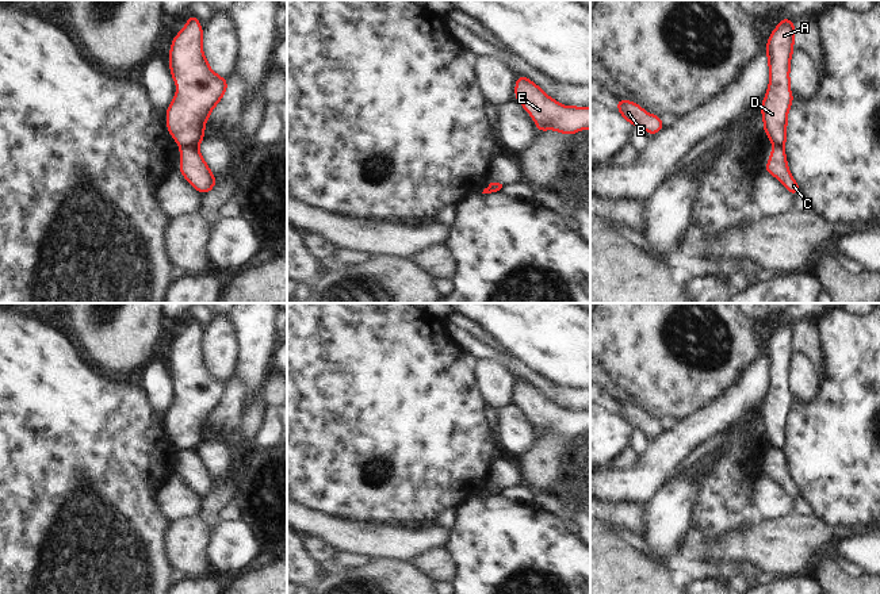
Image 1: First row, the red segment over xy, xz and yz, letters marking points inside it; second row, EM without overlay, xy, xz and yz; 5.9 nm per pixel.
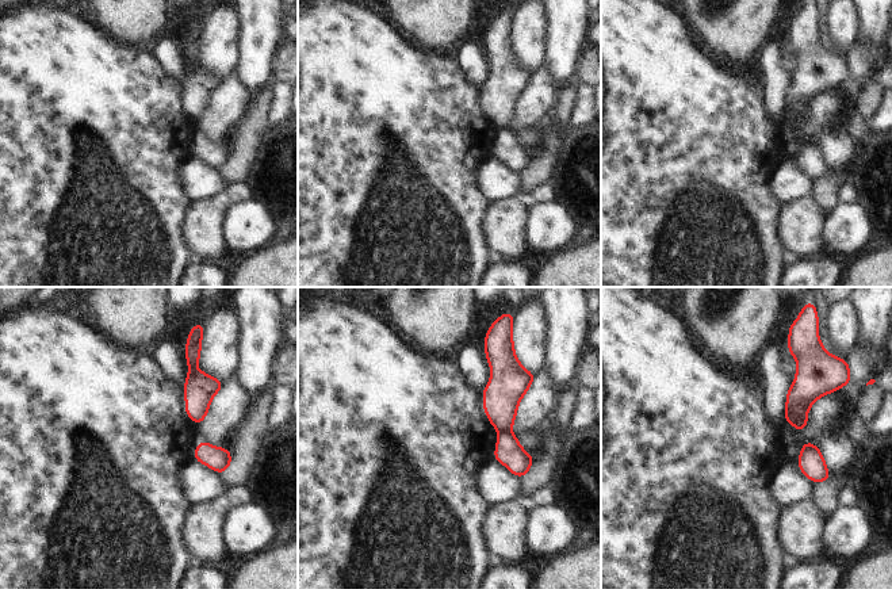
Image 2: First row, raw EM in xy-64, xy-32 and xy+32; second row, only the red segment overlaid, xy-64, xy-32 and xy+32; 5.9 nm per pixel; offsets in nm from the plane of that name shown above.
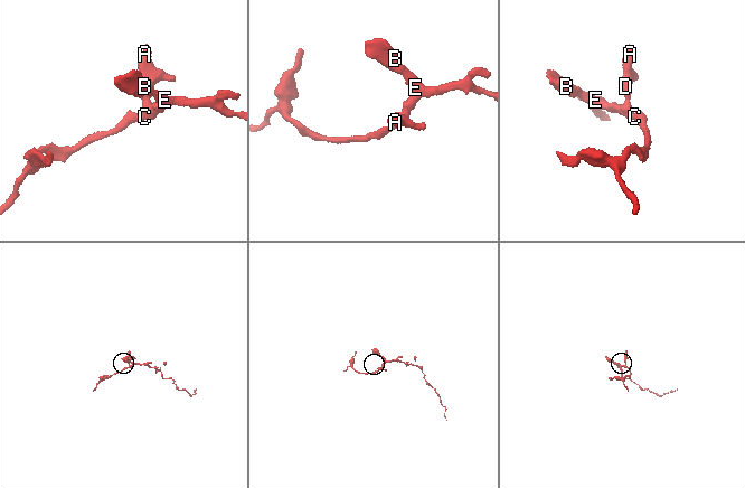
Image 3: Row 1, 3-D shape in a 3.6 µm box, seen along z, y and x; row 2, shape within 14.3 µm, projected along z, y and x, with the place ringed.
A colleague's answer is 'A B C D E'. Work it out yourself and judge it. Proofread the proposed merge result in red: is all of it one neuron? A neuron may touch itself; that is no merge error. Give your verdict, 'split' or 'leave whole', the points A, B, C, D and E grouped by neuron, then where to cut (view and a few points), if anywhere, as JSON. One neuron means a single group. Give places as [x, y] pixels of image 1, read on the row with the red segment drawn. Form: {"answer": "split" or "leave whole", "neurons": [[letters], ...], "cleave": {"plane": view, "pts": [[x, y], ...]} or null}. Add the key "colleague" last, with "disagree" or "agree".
{"answer": "split", "neurons": [["A", "D"], ["B", "C", "E"]], "cleave": {"plane": "xy", "pts": [[195, 145], [182, 149]]}, "colleague": "disagree"}

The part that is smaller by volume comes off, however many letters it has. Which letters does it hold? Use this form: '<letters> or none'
A, D

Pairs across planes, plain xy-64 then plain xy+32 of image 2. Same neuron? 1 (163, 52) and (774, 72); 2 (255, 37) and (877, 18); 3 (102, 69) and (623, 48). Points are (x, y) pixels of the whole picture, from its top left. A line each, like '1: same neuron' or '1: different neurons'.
1: same neuron
2: same neuron
3: same neuron

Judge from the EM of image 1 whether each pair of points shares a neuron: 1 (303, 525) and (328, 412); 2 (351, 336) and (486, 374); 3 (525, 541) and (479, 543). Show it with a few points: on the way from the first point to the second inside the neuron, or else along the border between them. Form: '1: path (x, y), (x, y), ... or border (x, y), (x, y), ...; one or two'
1: border (301, 502), (333, 514), (337, 518); two
2: border (474, 364), (479, 393), (485, 402); two
3: path (515, 545), (490, 543); one

